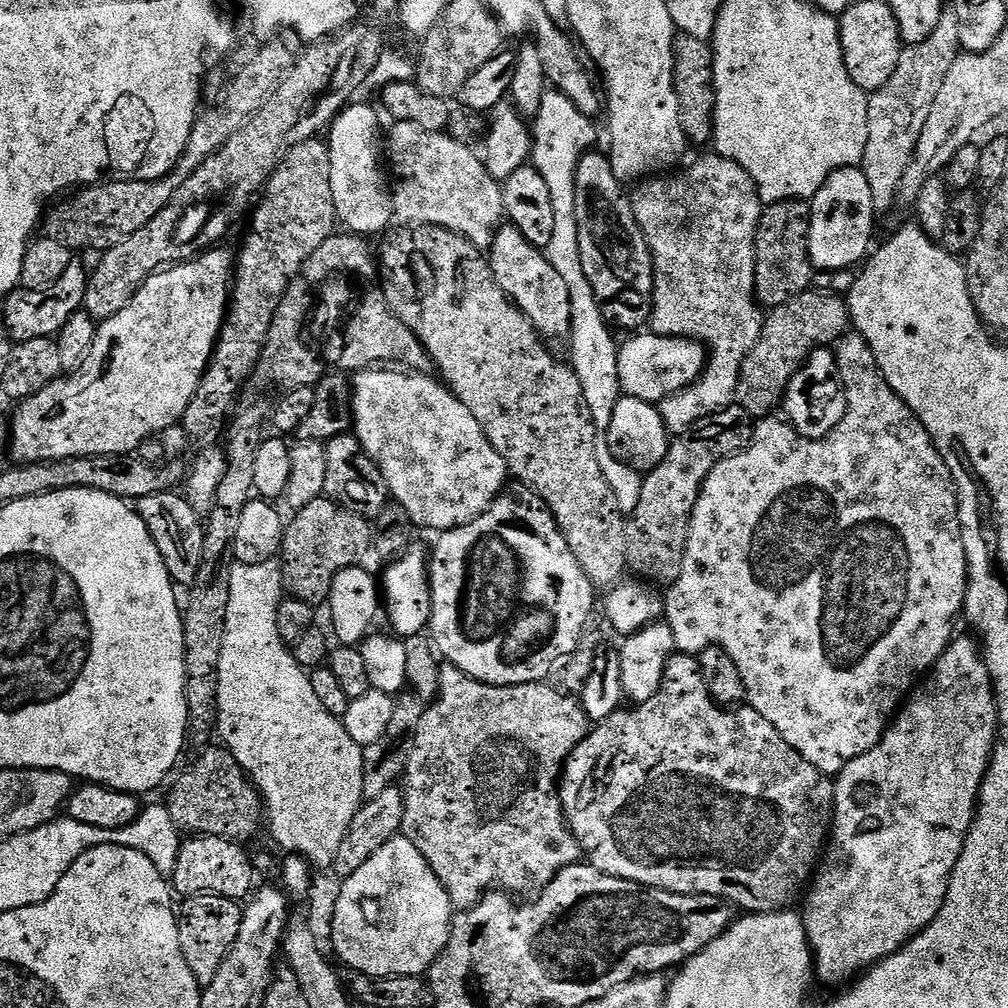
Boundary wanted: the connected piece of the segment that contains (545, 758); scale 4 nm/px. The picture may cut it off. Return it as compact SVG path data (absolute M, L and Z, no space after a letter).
M445 663L440 669L439 695L425 707L422 718L418 722L418 734L414 738L414 746L408 752L408 765L404 767L402 791L404 793L404 813L402 814L401 833L426 858L430 870L442 882L446 894L450 898L453 909L467 910L473 908L484 893L496 889L509 893L528 892L531 888L543 890L555 876L566 866L577 863L581 859L580 844L576 835L568 827L564 817L564 808L560 805L560 774L568 756L588 736L592 722L585 714L584 705L577 697L566 696L554 690L546 682L511 684L503 688L497 684L483 684L470 678L462 670L452 664Z

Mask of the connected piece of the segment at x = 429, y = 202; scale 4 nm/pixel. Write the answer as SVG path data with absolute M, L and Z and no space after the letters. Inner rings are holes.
M395 121L390 130L390 134L386 136L386 152L390 154L390 160L394 168L394 174L398 180L398 186L396 185L394 190L394 208L397 217L404 220L405 223L419 226L422 224L430 225L432 227L445 228L449 232L458 233L460 236L465 236L473 245L481 250L486 250L491 247L493 238L496 236L496 231L504 222L506 213L504 210L504 191L501 183L489 173L488 167L484 164L483 159L476 153L472 152L472 148L467 144L462 144L454 139L449 133L436 132L432 130L425 130L422 126L414 122L402 122Z

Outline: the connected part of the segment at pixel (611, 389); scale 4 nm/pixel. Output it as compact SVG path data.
M555 90L545 91L540 109L534 117L534 143L530 157L531 167L546 178L550 186L550 202L554 202L554 238L550 238L546 249L548 261L566 278L572 303L572 360L570 366L580 379L582 394L597 425L611 422L615 404L622 397L618 378L618 340L612 337L613 329L604 319L604 311L596 301L594 290L586 278L582 266L582 254L578 244L578 222L576 221L576 171L584 153L597 147L596 123L593 117L582 114L578 106L566 94Z

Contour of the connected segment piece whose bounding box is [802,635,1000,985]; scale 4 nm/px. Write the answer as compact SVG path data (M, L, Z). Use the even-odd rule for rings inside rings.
M957 635L948 649L940 656L934 671L915 689L914 695L903 705L902 711L889 723L888 730L878 743L866 754L854 758L835 777L836 807L830 829L830 843L826 855L811 881L803 901L802 919L808 932L808 945L812 947L814 972L824 984L844 984L855 981L865 970L884 960L914 939L942 910L948 893L948 883L954 866L964 849L964 839L972 828L972 819L976 817L976 806L984 775L988 772L988 763L992 760L992 751L996 749L996 737L1000 726L1000 713L996 711L996 690L992 686L992 675L984 653L977 641L968 636Z

